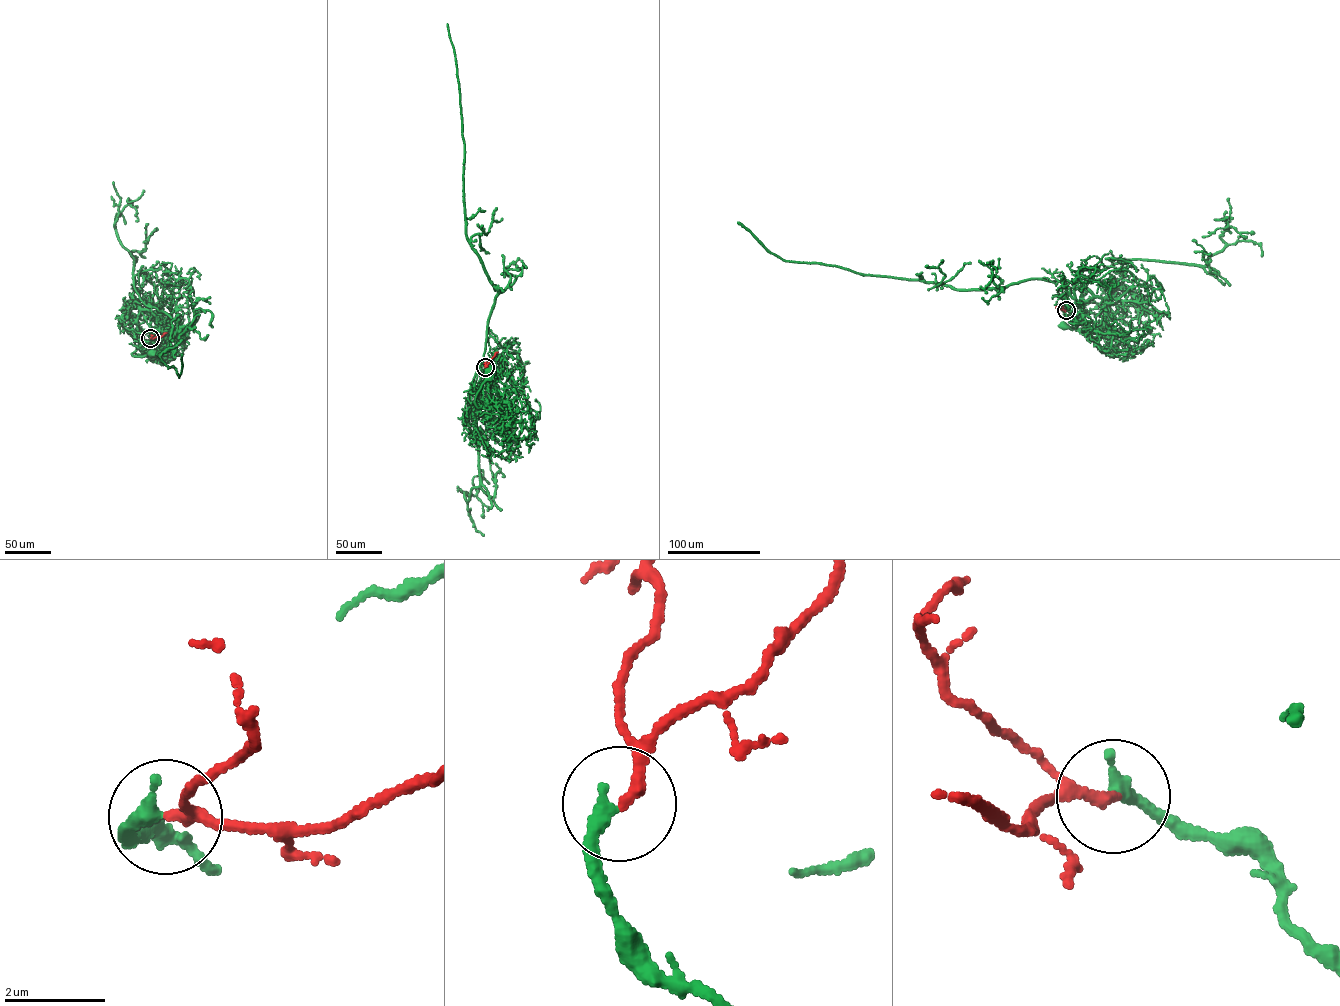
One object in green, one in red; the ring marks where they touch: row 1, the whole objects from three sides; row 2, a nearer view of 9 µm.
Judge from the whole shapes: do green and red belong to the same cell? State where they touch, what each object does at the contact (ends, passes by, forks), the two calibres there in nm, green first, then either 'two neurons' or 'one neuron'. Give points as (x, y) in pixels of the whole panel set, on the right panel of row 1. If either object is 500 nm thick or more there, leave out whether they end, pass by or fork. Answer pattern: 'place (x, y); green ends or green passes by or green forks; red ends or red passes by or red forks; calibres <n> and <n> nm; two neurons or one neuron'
place (1066, 310); green ends; red ends; calibres 320 and 220 nm; two neurons

